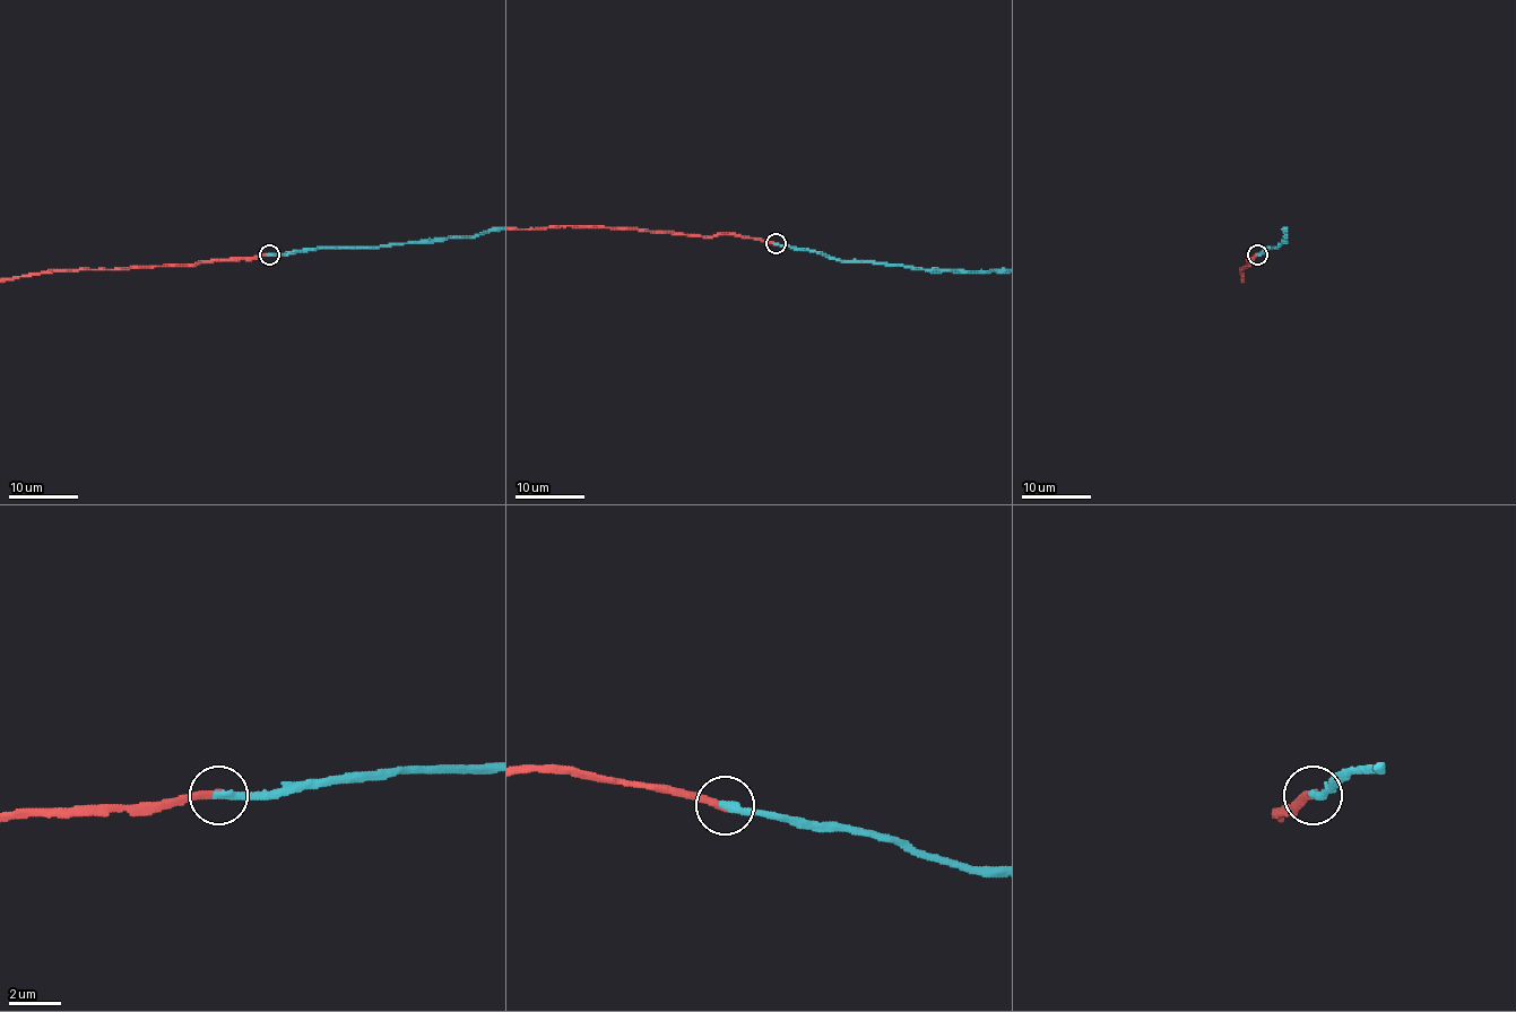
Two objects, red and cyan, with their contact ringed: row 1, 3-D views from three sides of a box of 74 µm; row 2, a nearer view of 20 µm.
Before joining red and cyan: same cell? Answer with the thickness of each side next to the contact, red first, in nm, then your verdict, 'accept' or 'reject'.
260 nm thick on the red side, 320 nm on the other; accept

